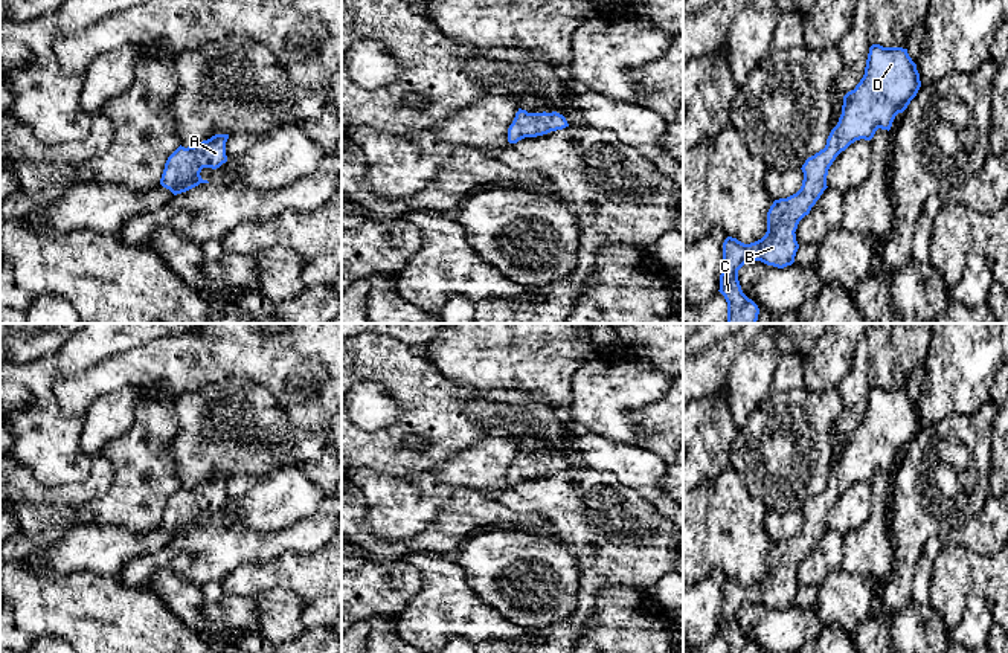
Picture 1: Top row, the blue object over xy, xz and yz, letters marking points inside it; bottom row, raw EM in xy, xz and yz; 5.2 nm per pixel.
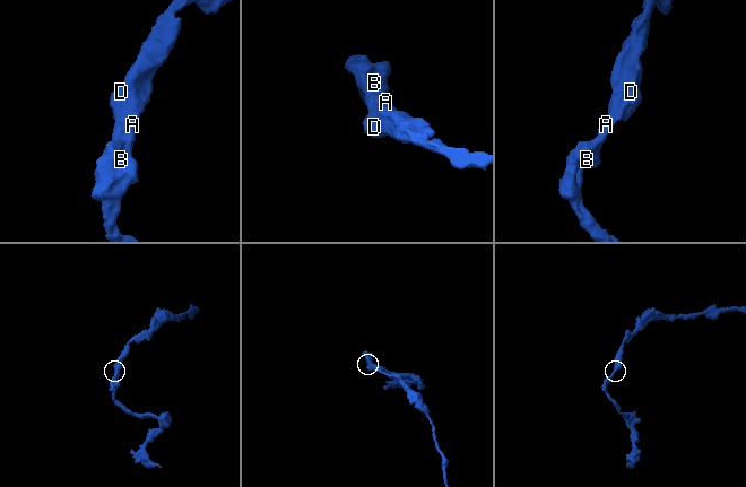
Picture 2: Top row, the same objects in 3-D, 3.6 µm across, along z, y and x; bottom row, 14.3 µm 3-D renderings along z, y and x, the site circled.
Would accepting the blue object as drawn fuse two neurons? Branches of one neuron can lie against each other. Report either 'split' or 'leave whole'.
leave whole

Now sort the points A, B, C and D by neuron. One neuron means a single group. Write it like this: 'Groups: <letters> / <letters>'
Groups: A B C D

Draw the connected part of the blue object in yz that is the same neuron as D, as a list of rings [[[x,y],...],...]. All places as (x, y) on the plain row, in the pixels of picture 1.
[[[880,386],[869,389],[865,417],[843,438],[842,456],[825,490],[808,499],[801,510],[801,531],[773,543],[767,554],[767,574],[761,581],[750,586],[732,578],[724,581],[718,633],[727,644],[727,653],[759,653],[743,635],[738,612],[749,603],[778,610],[795,604],[799,590],[795,574],[828,529],[827,517],[836,499],[856,482],[871,482],[878,470],[889,473],[895,458],[907,450],[920,429],[920,415],[907,391]]]

